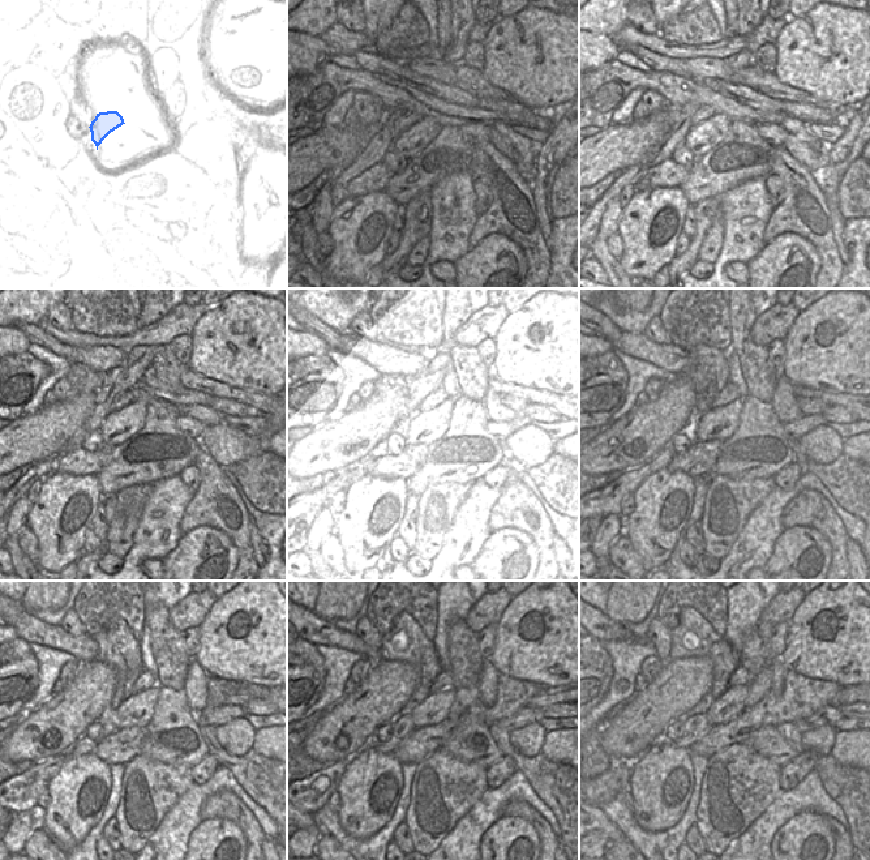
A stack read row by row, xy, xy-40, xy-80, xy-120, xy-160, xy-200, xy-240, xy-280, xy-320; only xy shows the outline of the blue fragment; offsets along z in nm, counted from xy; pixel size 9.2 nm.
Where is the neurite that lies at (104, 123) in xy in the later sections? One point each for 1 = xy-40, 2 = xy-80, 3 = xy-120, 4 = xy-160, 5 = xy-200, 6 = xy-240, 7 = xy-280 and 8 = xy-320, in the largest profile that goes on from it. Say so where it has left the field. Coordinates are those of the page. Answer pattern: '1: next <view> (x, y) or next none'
1: next xy-40 (408, 116)
2: next xy-80 (703, 112)
3: next xy-120 (120, 401)
4: next xy-160 (438, 396)
5: next xy-200 (728, 393)
6: next xy-240 (146, 680)
7: next xy-280 (444, 680)
8: next xy-320 (740, 676)

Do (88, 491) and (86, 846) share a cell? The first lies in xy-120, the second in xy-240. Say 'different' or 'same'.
different

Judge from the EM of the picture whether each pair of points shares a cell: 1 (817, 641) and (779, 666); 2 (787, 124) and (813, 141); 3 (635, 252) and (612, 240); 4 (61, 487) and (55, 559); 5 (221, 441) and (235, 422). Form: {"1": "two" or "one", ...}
{"1": "two", "2": "one", "3": "two", "4": "one", "5": "two"}

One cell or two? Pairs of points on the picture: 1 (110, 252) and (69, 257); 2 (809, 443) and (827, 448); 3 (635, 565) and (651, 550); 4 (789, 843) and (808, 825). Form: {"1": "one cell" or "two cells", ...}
{"1": "two cells", "2": "one cell", "3": "two cells", "4": "one cell"}

